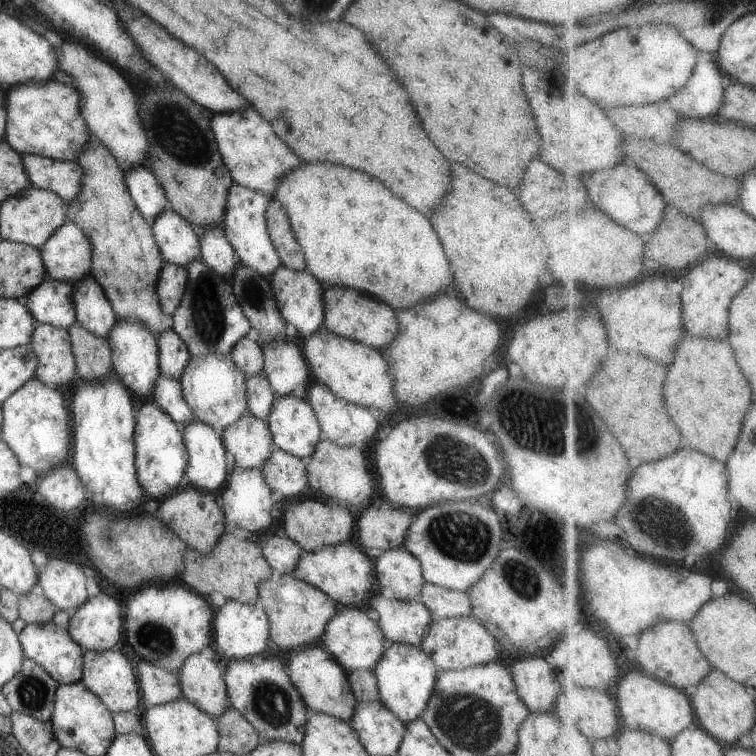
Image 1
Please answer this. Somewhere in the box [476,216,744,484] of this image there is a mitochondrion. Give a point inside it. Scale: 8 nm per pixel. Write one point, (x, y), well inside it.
(559, 427)

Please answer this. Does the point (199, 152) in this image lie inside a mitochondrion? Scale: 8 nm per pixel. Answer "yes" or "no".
yes

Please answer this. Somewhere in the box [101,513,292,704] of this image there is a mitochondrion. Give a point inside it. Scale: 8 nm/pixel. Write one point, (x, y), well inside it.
(157, 639)

